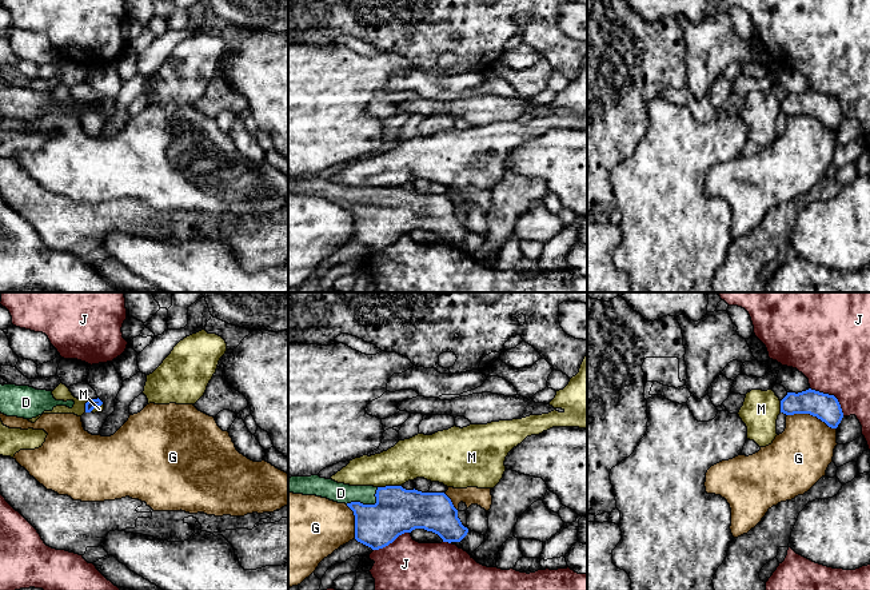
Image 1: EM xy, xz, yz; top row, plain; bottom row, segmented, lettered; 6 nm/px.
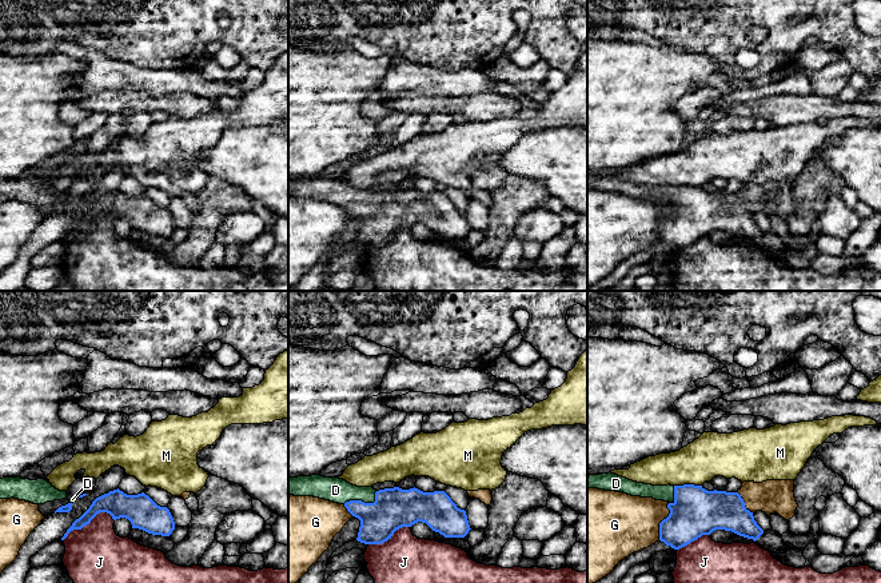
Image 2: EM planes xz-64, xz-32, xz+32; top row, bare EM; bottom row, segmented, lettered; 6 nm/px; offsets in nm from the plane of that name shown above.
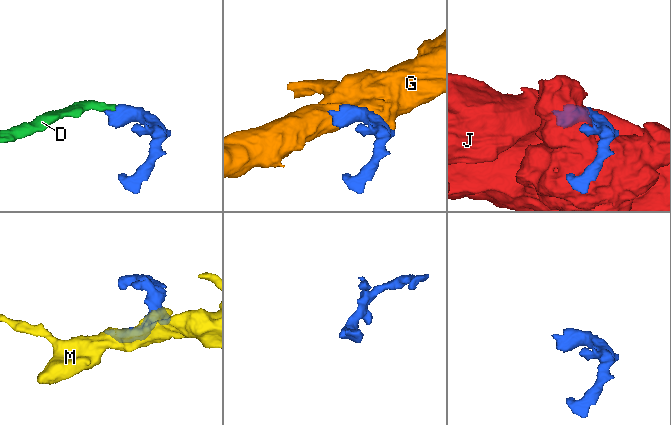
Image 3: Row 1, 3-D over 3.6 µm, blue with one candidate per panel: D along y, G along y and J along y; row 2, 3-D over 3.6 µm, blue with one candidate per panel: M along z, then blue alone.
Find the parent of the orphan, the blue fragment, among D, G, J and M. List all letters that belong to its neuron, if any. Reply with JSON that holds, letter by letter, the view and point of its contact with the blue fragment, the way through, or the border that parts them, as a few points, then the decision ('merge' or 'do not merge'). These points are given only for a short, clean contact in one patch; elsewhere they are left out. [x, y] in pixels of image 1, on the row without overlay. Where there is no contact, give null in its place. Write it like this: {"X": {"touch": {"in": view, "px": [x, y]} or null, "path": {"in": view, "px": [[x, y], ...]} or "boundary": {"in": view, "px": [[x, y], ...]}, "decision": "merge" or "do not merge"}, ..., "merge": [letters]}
{"D": {"touch": {"in": "xz", "px": [367, 206]}, "path": {"in": "xz", "px": [[396, 211], [376, 211], [367, 206], [359, 199], [340, 194]]}, "decision": "merge"}, "G": {"touch": {"in": "yz", "px": [811, 115]}, "decision": "do not merge"}, "J": {"touch": {"in": "yz", "px": [831, 96]}, "decision": "do not merge"}, "M": {"touch": {"in": "xz", "px": [388, 187]}, "decision": "do not merge"}, "merge": ["D"]}

